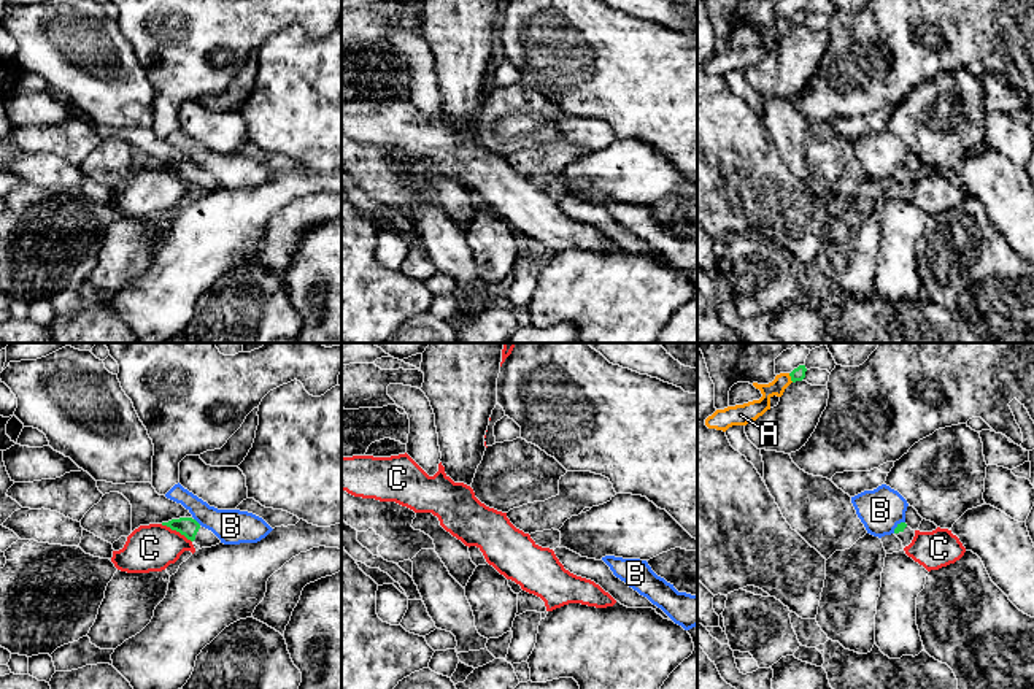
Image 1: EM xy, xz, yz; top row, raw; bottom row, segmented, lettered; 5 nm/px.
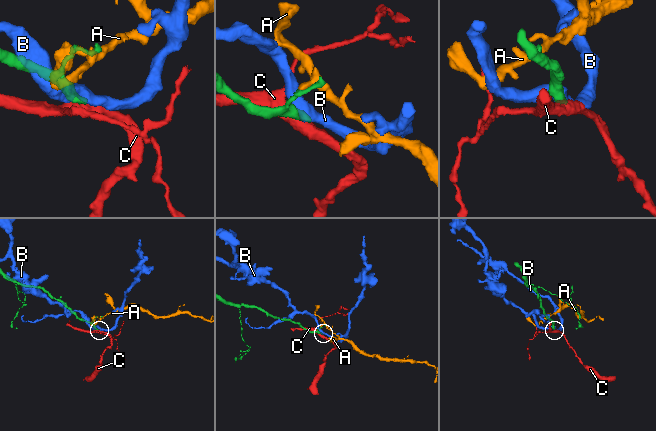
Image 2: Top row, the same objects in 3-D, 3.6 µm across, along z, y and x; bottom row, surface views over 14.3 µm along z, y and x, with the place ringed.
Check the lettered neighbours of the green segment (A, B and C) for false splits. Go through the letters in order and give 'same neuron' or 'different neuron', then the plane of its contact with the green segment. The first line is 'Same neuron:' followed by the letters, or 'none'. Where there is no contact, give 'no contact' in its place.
Same neuron: none
A: different neuron; meets green in yz
B: different neuron; meets green in xy
C: different neuron; meets green in xy

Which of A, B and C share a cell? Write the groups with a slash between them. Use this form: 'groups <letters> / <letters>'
groups A / B / C

